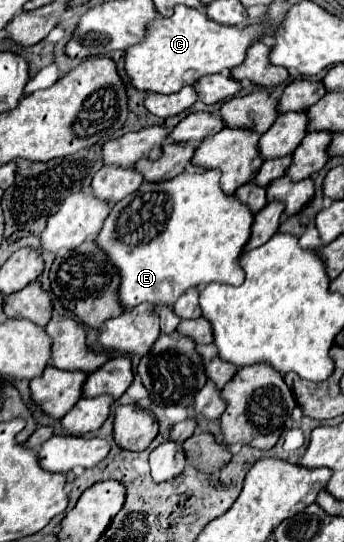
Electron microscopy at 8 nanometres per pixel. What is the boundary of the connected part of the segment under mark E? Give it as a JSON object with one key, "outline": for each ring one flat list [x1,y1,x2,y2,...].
{"outline":[[207,169,161,183,143,181,133,195,113,205,95,241,119,267,119,299,125,309,143,301,173,305,193,285,243,283,239,257,255,215,235,195,223,193,219,175,219,169]]}

